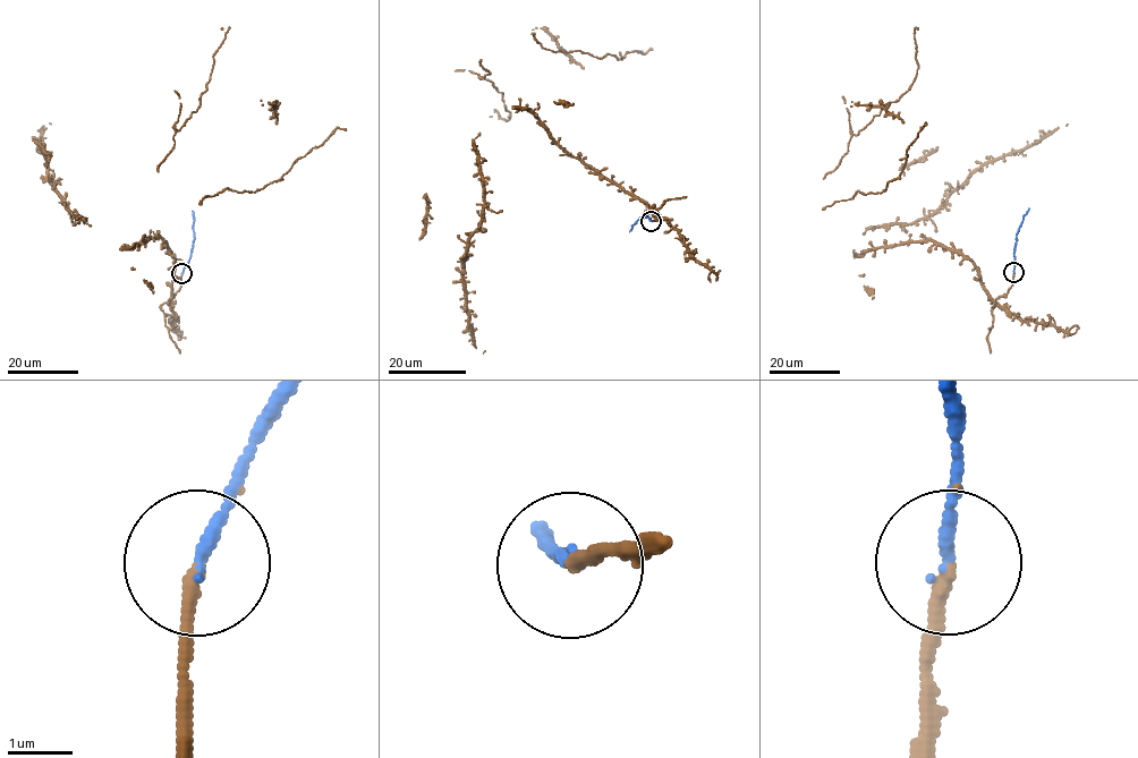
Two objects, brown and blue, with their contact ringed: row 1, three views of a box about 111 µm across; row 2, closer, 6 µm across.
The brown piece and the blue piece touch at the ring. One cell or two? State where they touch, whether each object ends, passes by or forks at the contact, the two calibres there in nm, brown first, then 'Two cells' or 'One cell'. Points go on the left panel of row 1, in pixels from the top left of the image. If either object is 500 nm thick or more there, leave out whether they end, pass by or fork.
Place: (181, 273). At the ring brown ends. At the ring blue ends. Thickness 190 nm (brown) against 180 nm. One cell

